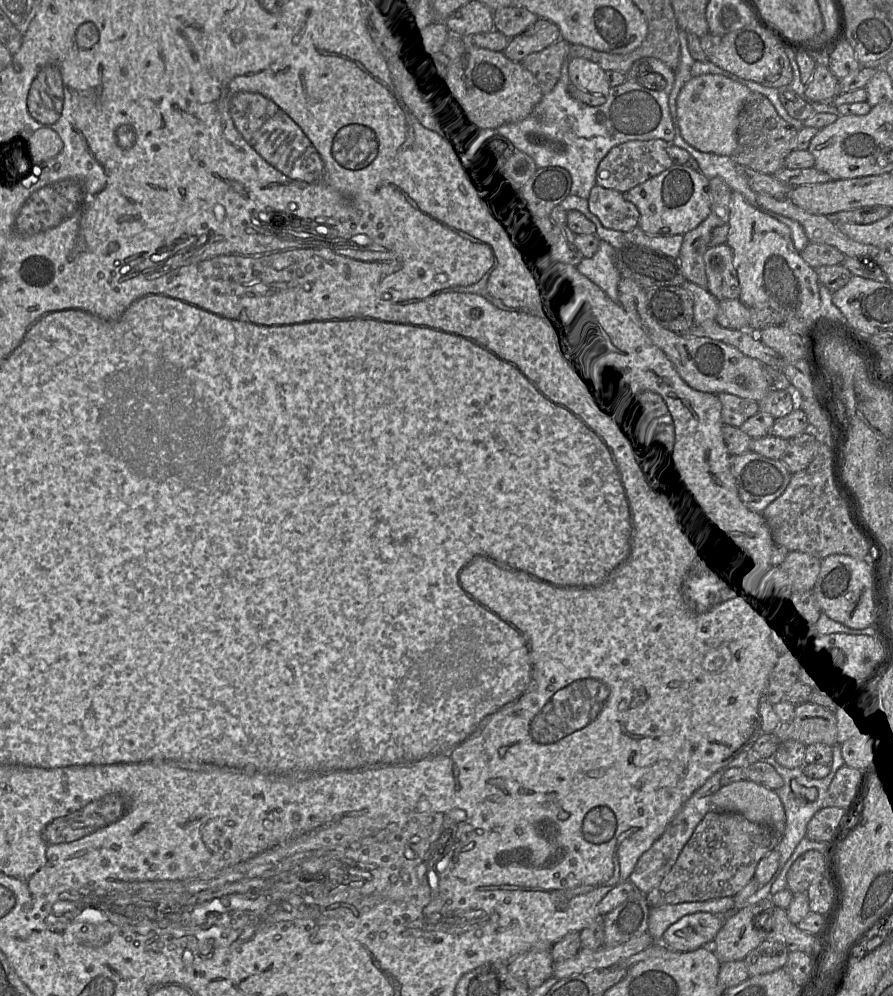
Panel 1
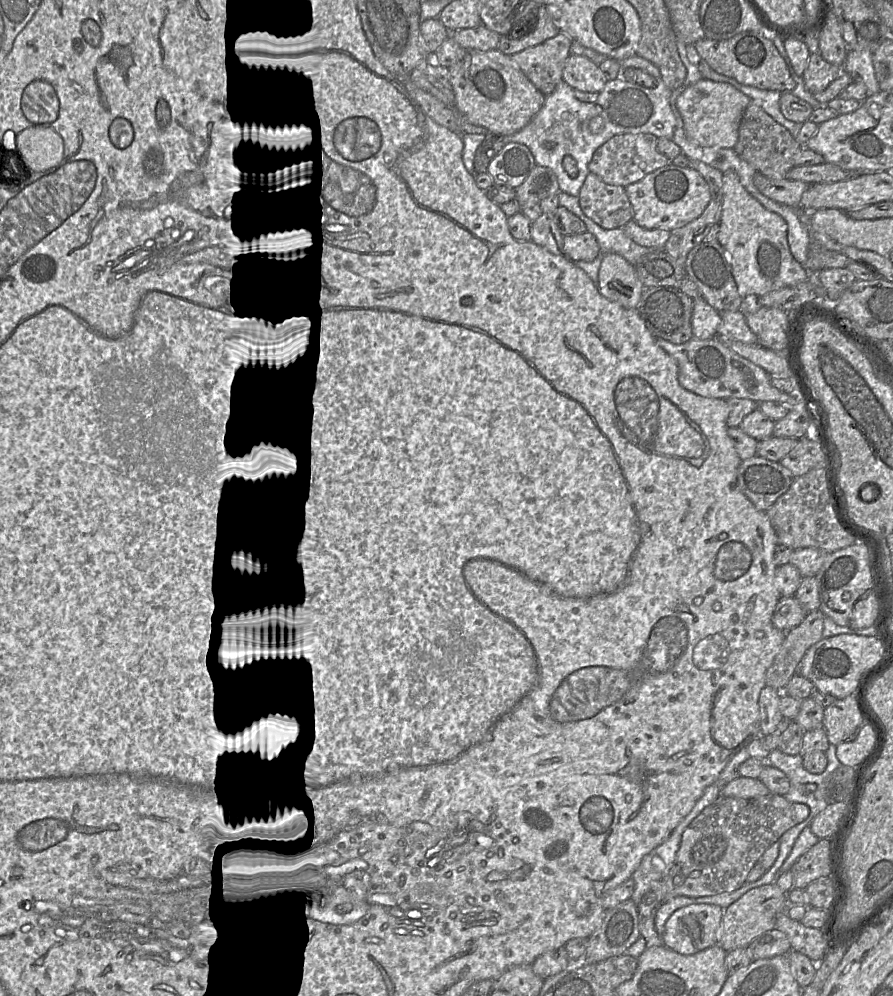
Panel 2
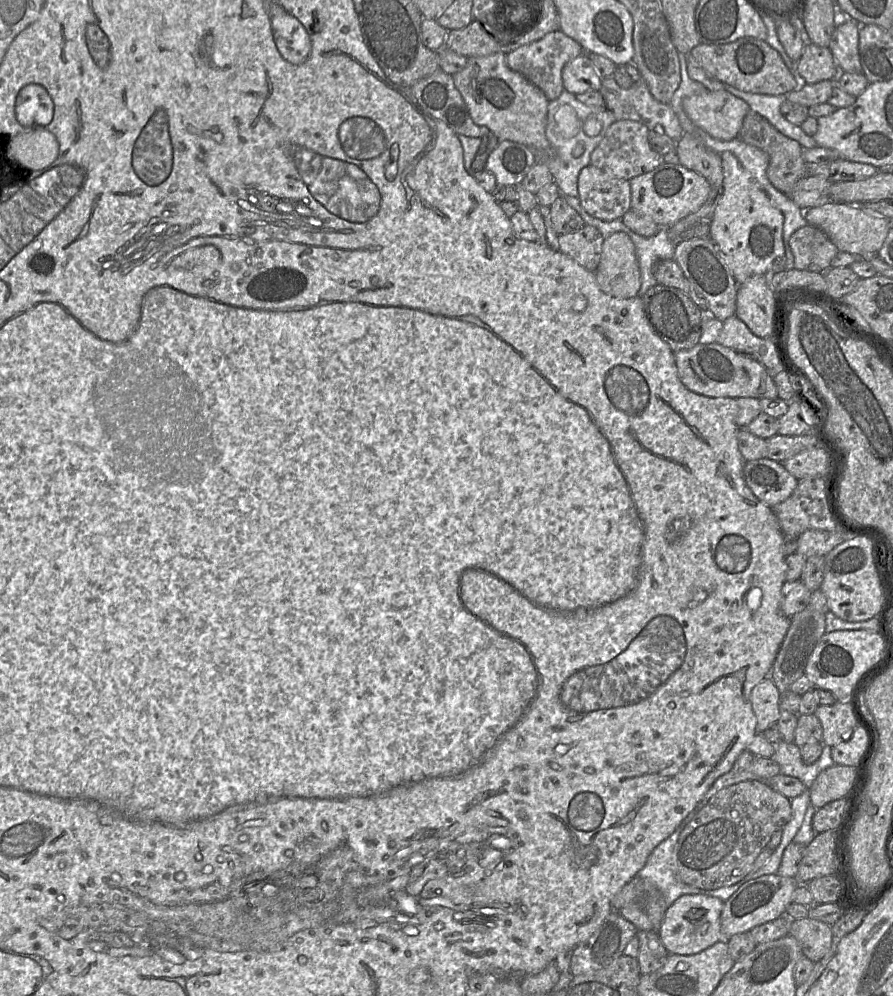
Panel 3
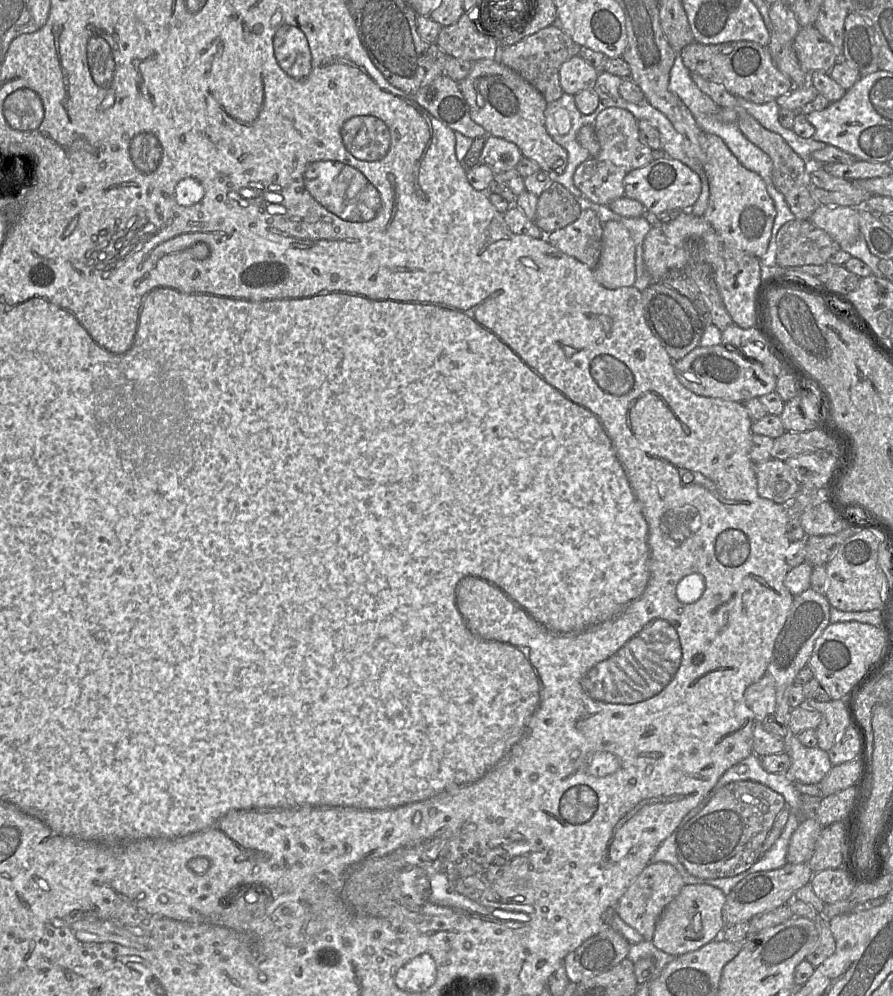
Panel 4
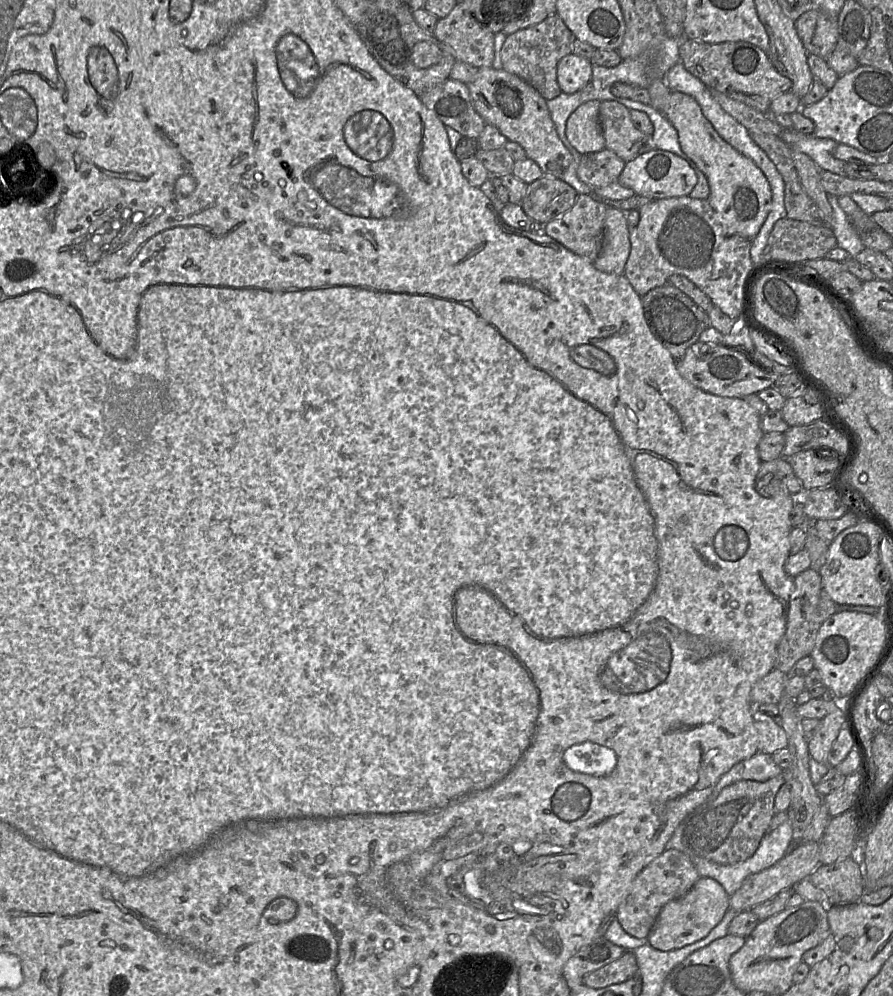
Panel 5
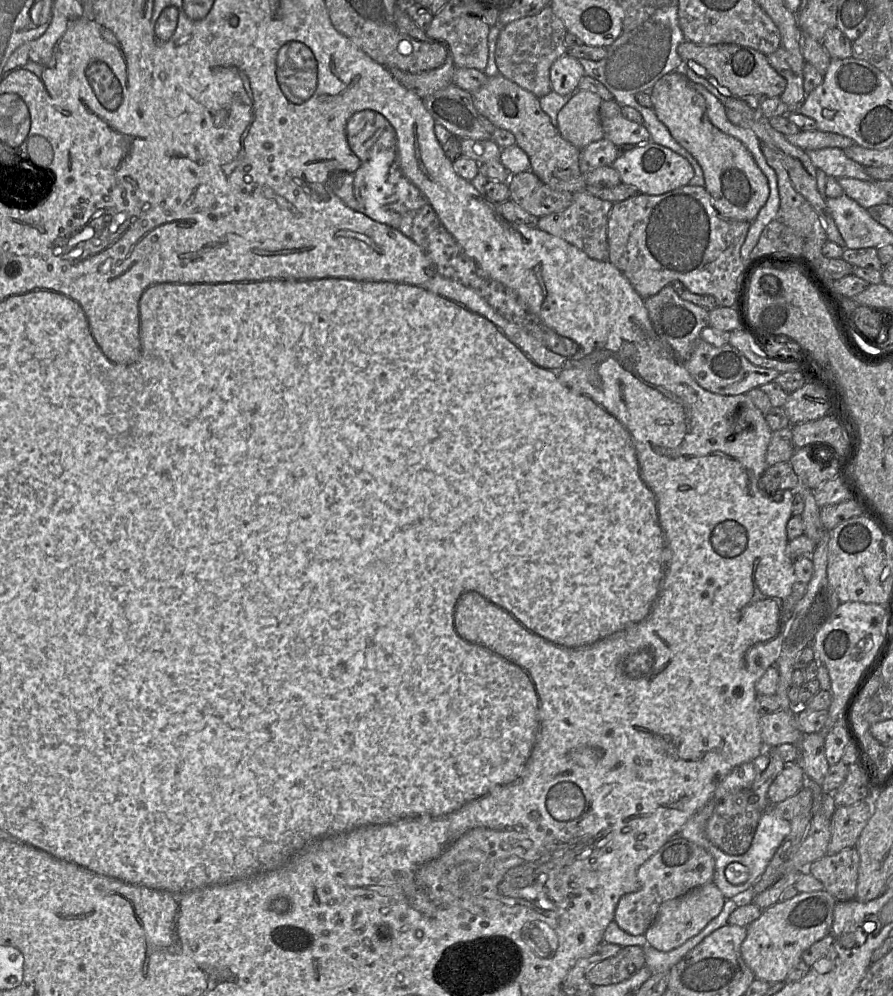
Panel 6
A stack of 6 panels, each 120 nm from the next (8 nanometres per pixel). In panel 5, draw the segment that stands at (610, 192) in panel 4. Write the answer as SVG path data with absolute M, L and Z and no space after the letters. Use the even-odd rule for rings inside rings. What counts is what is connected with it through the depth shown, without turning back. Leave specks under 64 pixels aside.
M604 148L582 155L577 176L583 183L597 189L618 181L625 164L613 151Z

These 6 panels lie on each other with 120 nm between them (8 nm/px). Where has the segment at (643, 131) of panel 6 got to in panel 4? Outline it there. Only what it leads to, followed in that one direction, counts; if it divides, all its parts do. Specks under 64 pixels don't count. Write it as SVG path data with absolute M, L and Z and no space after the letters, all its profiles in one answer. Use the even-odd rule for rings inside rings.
M617 107L604 109L595 119L594 130L600 144L600 151L594 157L599 160L609 161L626 172L646 166L654 160L653 150L640 141L638 120L628 110Z

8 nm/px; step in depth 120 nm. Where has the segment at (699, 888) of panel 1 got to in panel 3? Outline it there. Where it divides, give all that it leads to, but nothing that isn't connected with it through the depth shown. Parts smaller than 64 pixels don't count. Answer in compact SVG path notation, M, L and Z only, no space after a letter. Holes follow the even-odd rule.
M745 780L724 787L682 830L677 842L677 878L700 889L714 890L731 886L753 871L753 863L767 846L773 833L790 821L791 799L774 790L764 780ZM655 930L638 931L638 964L641 975L650 974L663 966L670 954Z

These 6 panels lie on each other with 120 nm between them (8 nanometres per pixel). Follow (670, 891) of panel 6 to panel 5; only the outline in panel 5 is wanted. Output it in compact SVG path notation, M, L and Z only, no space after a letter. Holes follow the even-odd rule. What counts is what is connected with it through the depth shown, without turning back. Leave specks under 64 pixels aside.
M666 849L637 875L629 893L618 907L616 919L629 935L647 938L663 906L684 896L699 878L687 854L677 849Z

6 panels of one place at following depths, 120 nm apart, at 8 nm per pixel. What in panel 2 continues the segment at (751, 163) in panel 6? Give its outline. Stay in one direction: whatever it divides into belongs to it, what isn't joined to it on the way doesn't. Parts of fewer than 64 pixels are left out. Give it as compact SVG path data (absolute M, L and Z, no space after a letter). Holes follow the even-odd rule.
M732 170L723 173L722 213L716 240L728 257L738 292L743 298L763 296L809 278L807 269L790 252L787 222L751 196Z

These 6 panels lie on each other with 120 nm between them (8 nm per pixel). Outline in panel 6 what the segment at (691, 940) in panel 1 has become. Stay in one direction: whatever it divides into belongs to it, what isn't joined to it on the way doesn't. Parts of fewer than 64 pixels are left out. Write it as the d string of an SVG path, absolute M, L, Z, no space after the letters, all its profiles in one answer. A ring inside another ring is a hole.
M712 882L697 887L683 896L664 902L644 933L648 945L661 952L669 952L681 946L699 934L711 920L720 914L725 901L721 891Z

